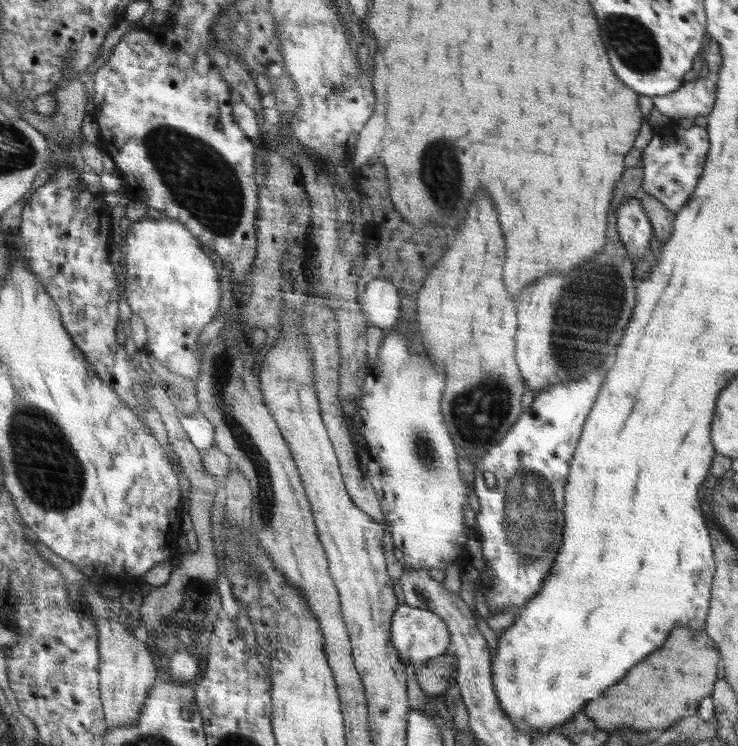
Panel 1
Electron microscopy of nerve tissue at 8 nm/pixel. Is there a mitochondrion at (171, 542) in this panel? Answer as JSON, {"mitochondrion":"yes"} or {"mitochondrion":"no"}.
{"mitochondrion":"no"}

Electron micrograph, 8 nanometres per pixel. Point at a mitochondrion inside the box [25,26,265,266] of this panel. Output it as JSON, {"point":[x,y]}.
{"point":[198,178]}

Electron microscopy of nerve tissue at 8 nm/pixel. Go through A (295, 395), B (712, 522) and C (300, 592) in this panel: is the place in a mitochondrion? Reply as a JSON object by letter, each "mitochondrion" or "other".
{"A":"other","B":"other","C":"other"}

